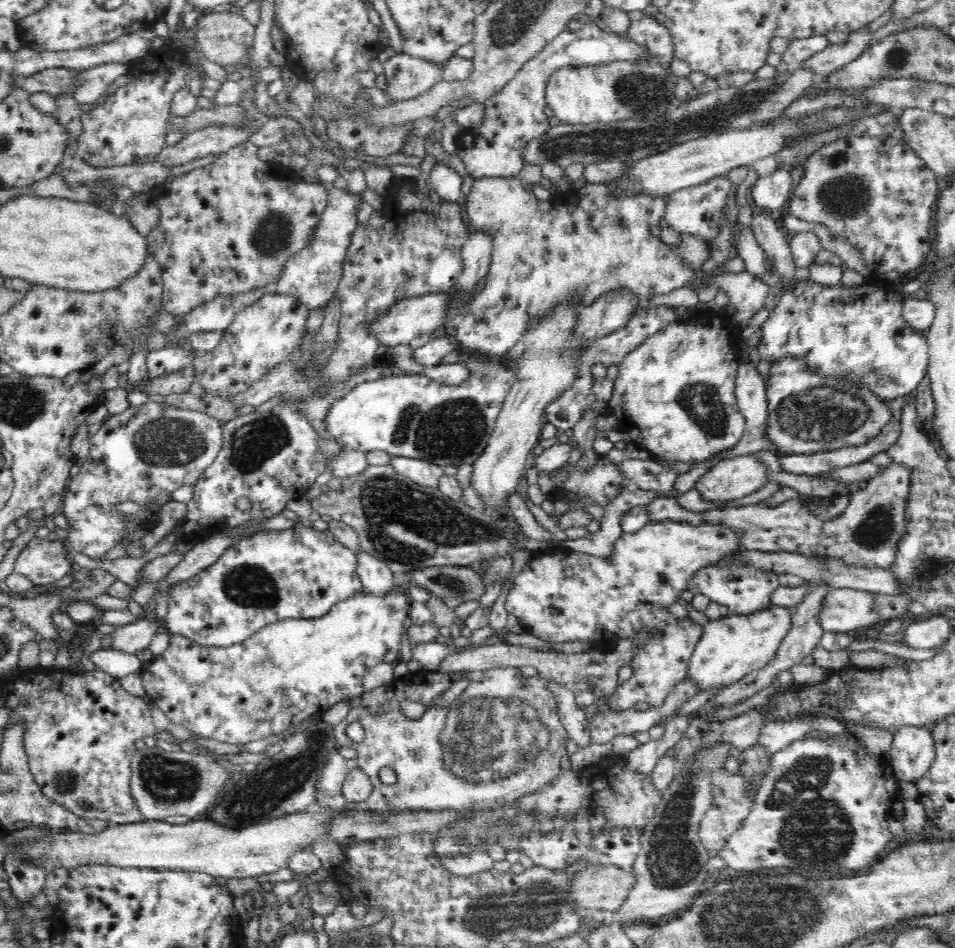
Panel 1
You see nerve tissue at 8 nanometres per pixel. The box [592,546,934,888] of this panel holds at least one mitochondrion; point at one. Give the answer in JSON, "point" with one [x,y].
{"point":[815,831]}

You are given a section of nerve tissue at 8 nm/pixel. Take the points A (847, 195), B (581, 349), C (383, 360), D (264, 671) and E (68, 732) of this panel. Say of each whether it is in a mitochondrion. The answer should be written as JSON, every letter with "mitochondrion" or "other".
{"A":"mitochondrion","B":"other","C":"other","D":"mitochondrion","E":"other"}

